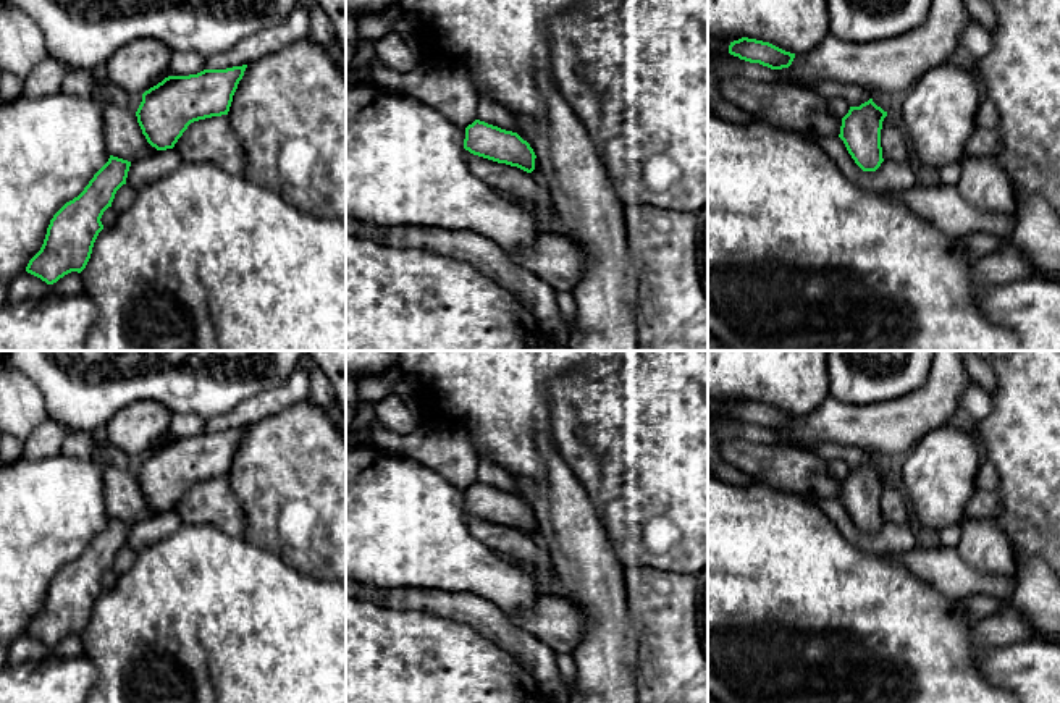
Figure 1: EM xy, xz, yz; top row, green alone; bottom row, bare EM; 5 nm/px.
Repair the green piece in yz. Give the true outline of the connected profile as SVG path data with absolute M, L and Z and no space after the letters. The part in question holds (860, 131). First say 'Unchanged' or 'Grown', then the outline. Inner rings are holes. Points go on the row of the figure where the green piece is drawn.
Unchanged. M869 99L860 107L850 107L842 118L839 137L863 171L876 171L884 162L881 129L885 116L887 112Z

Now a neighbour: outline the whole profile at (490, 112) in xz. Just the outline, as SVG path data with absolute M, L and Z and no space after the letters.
M478 94L477 120L517 133L522 137L514 115L488 95Z

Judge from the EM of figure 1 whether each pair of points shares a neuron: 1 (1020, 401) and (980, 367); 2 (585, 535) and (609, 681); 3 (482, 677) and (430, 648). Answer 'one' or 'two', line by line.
1: two
2: one
3: one

